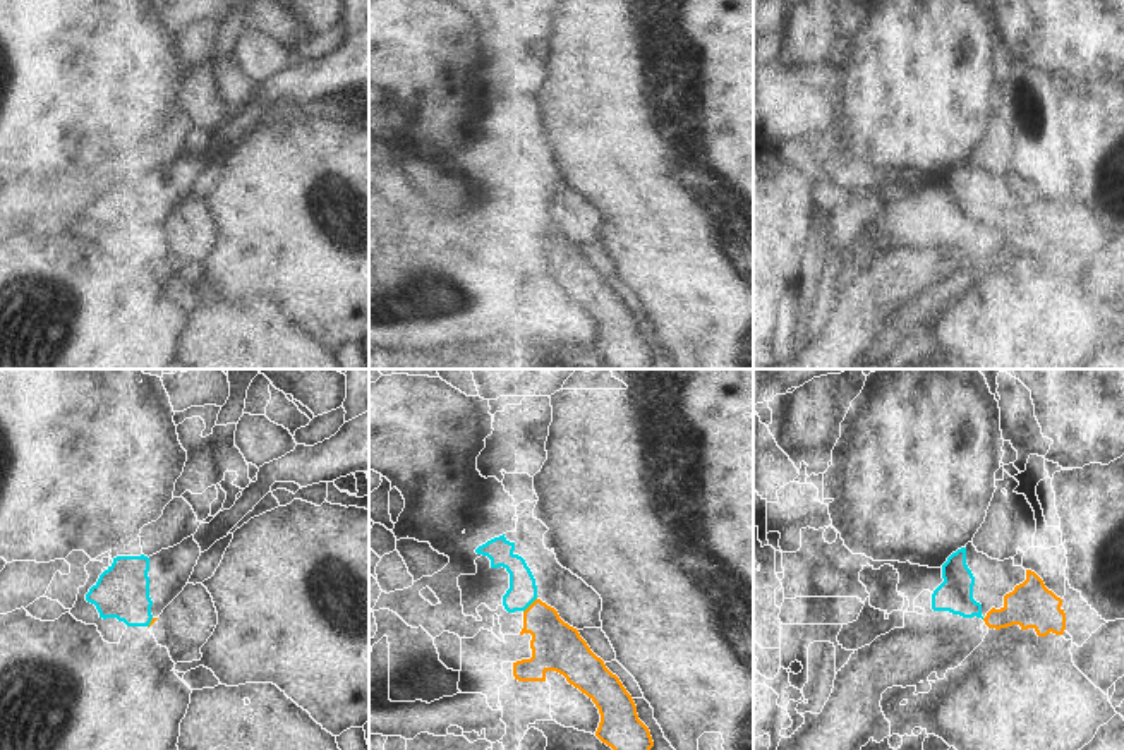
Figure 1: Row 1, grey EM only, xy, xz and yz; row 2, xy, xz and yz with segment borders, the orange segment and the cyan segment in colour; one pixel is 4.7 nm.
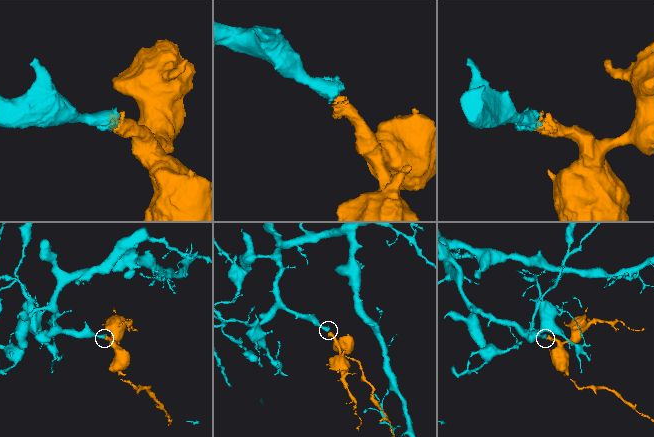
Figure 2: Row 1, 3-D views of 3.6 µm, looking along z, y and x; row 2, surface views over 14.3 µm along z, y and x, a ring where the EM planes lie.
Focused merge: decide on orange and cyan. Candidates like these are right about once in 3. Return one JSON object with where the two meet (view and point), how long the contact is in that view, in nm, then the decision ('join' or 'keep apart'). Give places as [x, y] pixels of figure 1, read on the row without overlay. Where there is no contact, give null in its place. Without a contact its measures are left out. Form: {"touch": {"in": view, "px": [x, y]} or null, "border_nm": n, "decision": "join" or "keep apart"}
{"touch": {"in": "xz", "px": [531, 220]}, "border_nm": 90, "decision": "join"}

